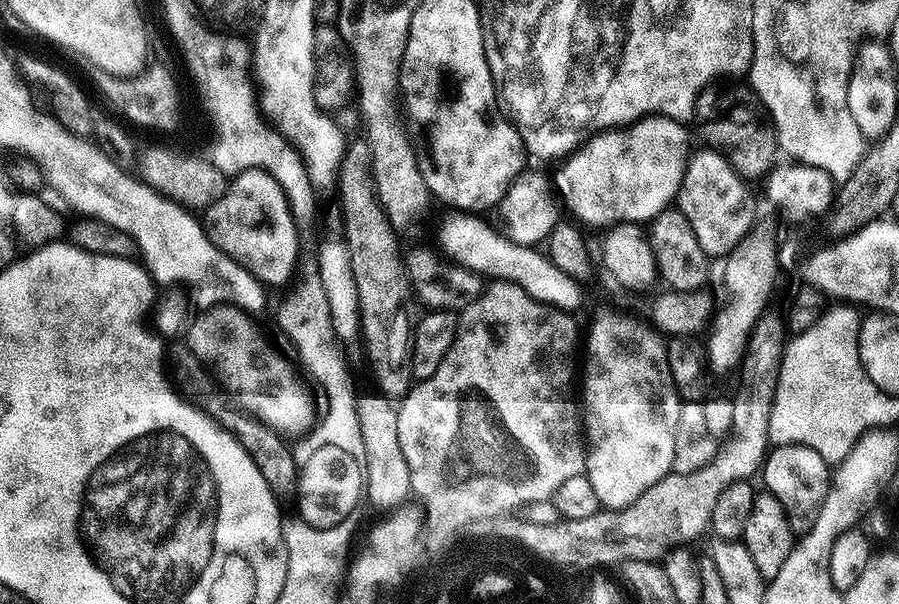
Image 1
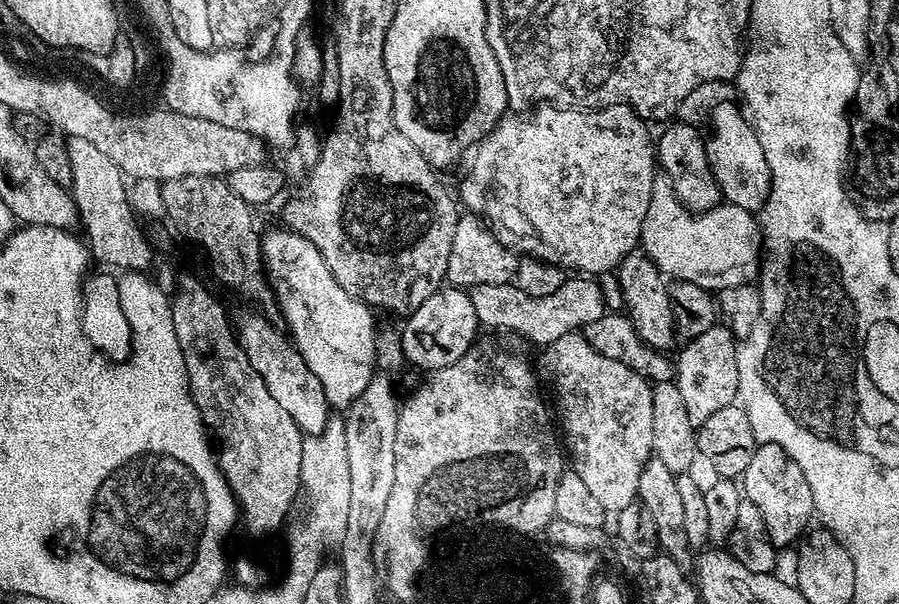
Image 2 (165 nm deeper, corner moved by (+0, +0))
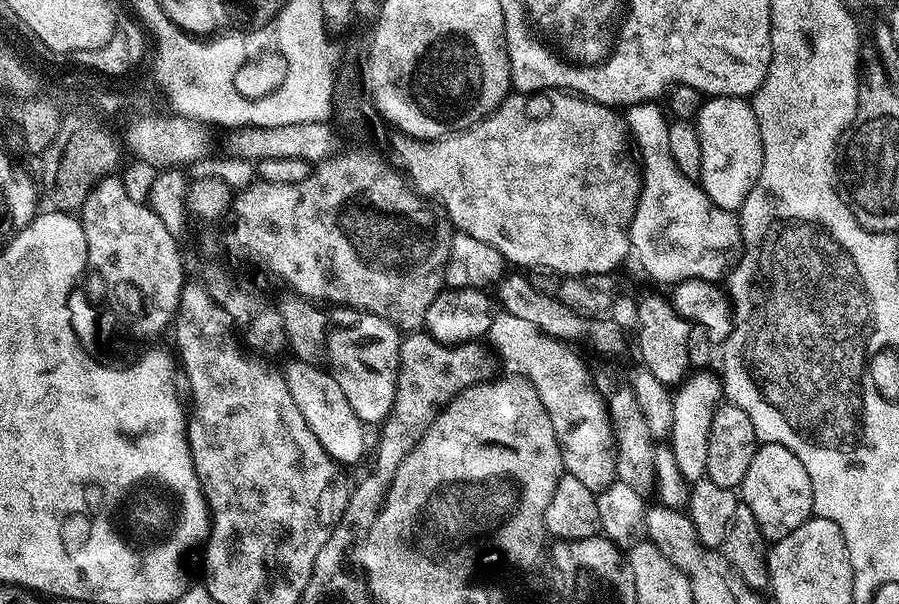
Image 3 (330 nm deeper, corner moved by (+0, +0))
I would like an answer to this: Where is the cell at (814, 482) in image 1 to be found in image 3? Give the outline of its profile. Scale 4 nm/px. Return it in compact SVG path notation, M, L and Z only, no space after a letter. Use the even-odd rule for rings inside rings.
M760 444L757 447L750 470L746 470L746 478L738 489L739 499L746 506L750 506L750 514L758 521L758 530L762 530L765 541L775 542L786 538L786 534L794 534L802 522L812 519L814 513L814 490L810 486L810 474L806 474L806 466L798 462L798 458L786 446L781 444Z

